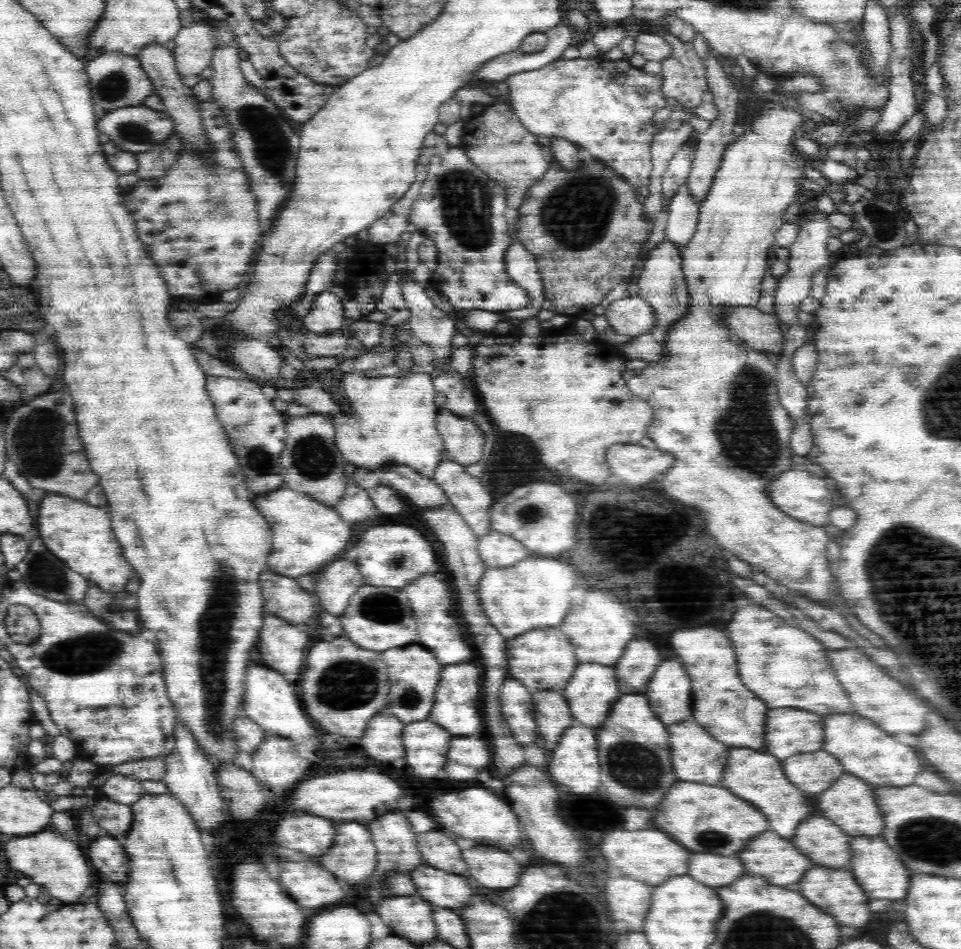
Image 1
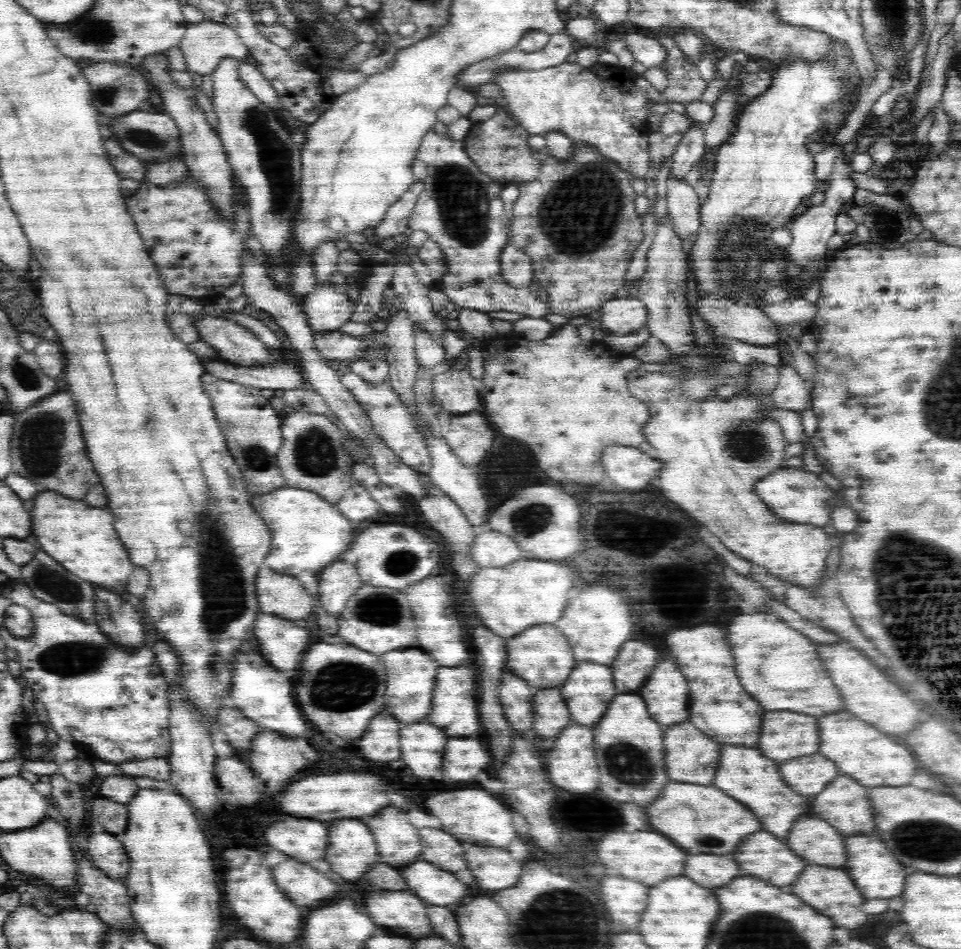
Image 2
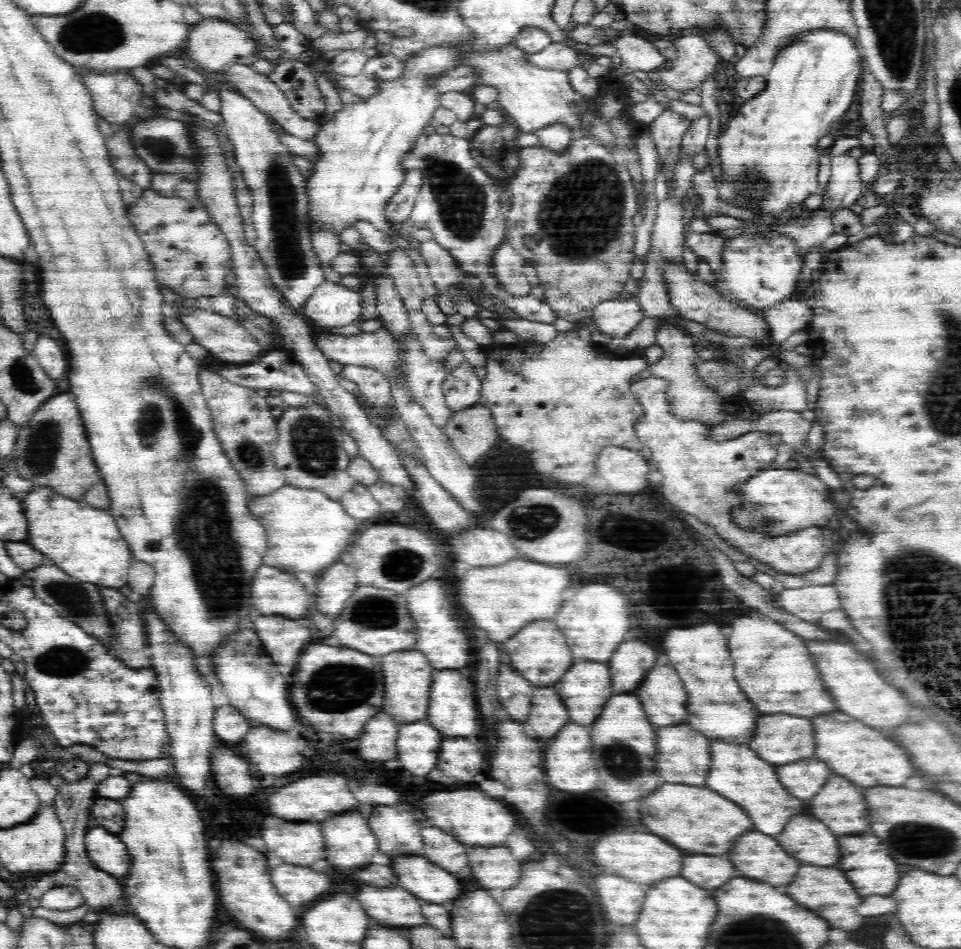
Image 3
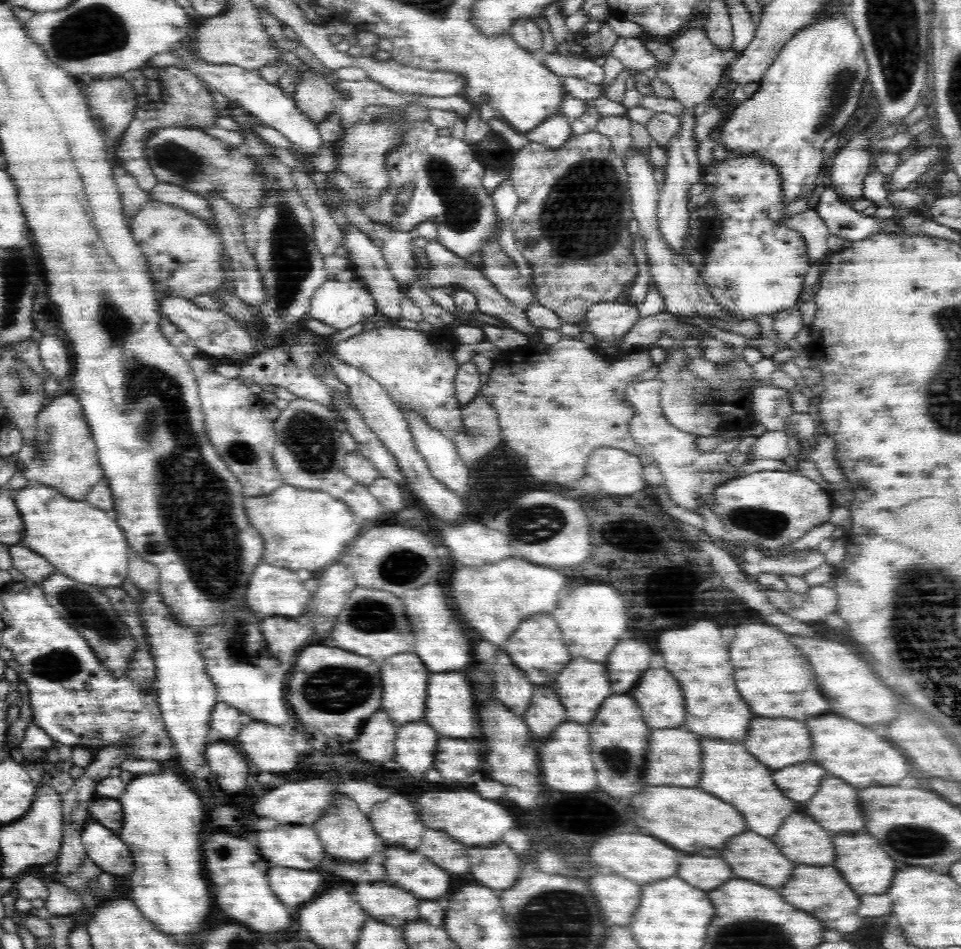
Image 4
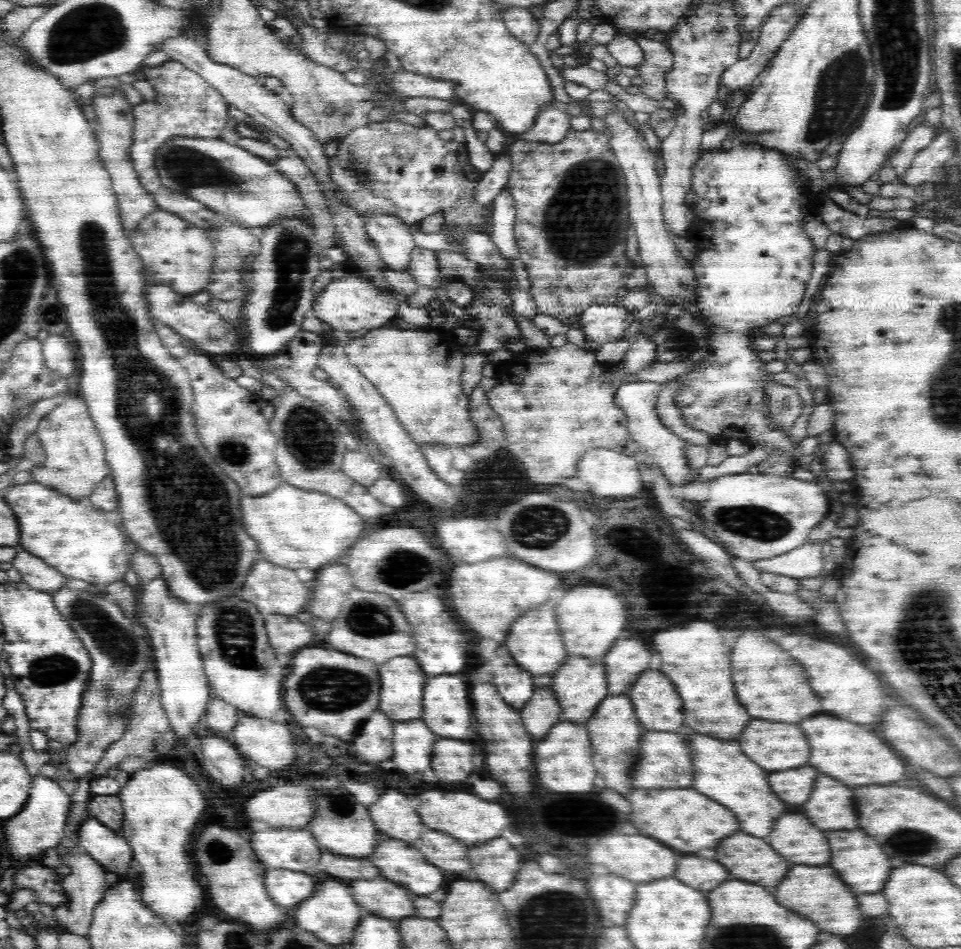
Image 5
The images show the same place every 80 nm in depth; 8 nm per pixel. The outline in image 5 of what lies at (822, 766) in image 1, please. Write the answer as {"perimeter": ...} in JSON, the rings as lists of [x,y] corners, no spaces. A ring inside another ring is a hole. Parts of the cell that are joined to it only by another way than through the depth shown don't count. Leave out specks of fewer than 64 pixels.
{"perimeter":[[[812,766],[782,770],[782,772],[770,774],[770,786],[774,786],[774,790],[778,790],[778,794],[782,794],[782,798],[786,798],[786,802],[802,804],[810,798],[812,786],[814,786],[814,780],[818,778],[818,774],[820,772]]]}

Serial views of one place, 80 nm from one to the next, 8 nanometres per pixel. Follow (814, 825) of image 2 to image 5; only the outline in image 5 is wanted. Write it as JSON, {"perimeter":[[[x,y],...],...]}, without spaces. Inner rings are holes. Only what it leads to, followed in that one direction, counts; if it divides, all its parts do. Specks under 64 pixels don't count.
{"perimeter":[[[786,814],[786,818],[778,818],[778,826],[774,826],[770,838],[770,846],[778,850],[786,860],[794,864],[826,864],[830,860],[830,846],[826,842],[826,836],[822,830],[814,828],[810,820],[802,814]]]}

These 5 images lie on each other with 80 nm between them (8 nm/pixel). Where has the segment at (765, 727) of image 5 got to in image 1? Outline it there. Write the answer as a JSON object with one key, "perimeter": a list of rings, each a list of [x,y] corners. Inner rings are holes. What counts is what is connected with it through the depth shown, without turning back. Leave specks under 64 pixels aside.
{"perimeter":[[[776,708],[766,718],[766,752],[784,760],[800,752],[816,752],[824,744],[824,716],[798,710]]]}

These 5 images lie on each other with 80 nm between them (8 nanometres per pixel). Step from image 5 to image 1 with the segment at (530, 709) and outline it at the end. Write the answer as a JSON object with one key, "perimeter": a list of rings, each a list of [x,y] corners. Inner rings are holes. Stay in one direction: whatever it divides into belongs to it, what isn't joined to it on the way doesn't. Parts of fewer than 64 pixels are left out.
{"perimeter":[[[538,690],[531,694],[534,698],[534,716],[537,732],[546,740],[558,742],[566,728],[572,726],[573,714],[565,695],[552,690]]]}

